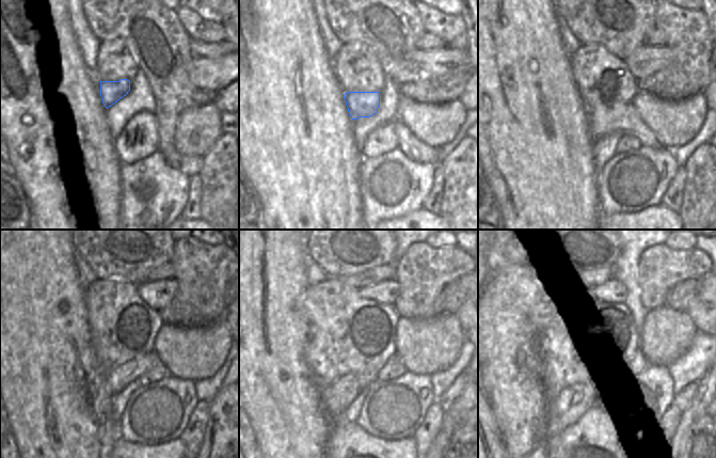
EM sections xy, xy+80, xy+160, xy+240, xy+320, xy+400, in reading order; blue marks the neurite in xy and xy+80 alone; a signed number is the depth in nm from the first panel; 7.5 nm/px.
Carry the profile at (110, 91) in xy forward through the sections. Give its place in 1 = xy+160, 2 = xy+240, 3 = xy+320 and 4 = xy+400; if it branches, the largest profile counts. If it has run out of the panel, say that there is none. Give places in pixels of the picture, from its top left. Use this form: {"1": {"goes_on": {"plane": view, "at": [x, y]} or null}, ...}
{"1": {"goes_on": {"plane": "xy+160", "at": [599, 116]}}, "2": {"goes_on": {"plane": "xy+240", "at": [117, 378]}}, "3": {"goes_on": {"plane": "xy+320", "at": [335, 398]}}, "4": {"goes_on": {"plane": "xy+400", "at": [567, 409]}}}

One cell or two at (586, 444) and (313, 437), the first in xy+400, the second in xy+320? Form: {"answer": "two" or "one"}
{"answer": "two"}

